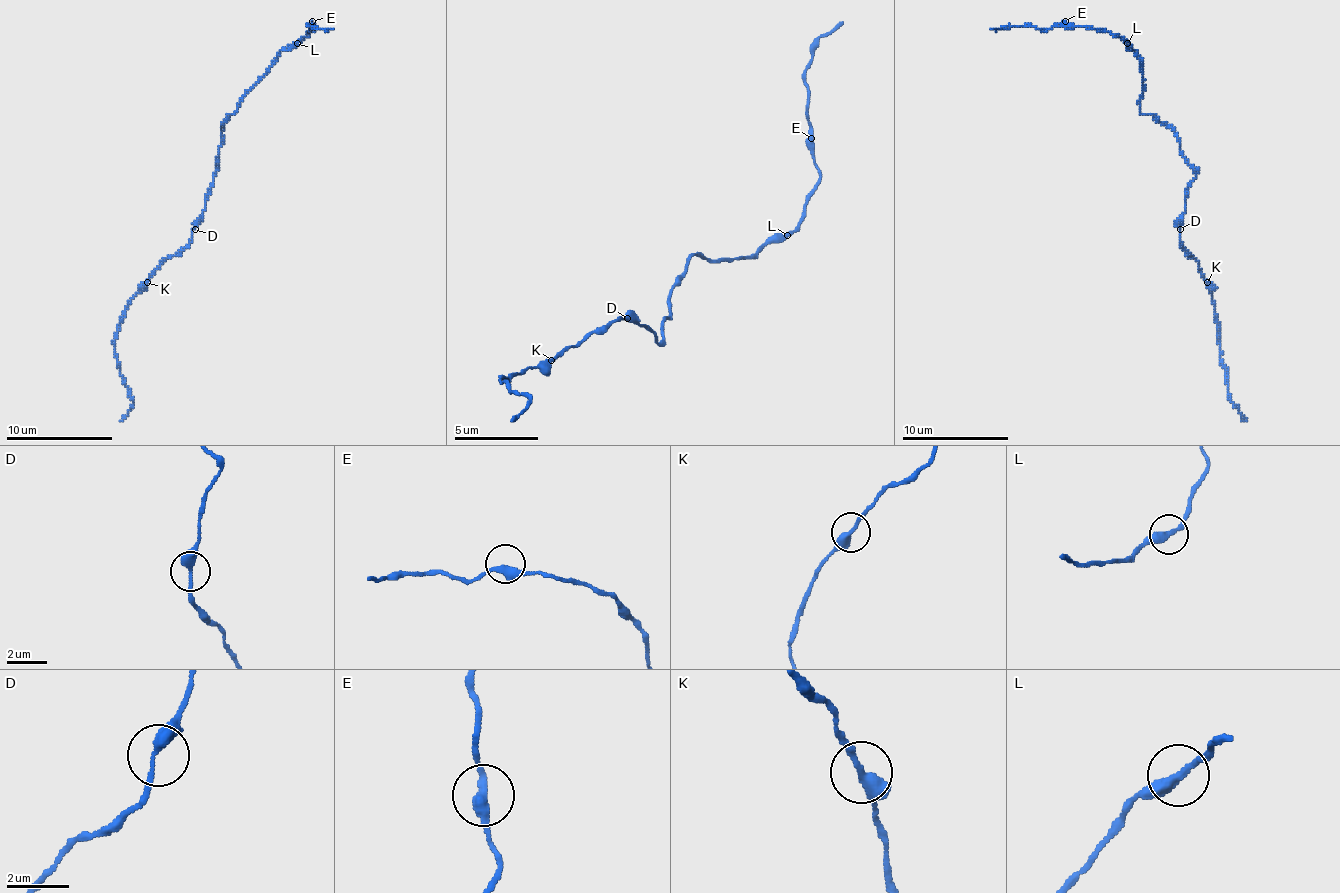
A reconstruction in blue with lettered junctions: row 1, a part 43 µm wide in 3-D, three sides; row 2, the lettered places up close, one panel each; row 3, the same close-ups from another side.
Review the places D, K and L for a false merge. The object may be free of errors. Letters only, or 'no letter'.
L

